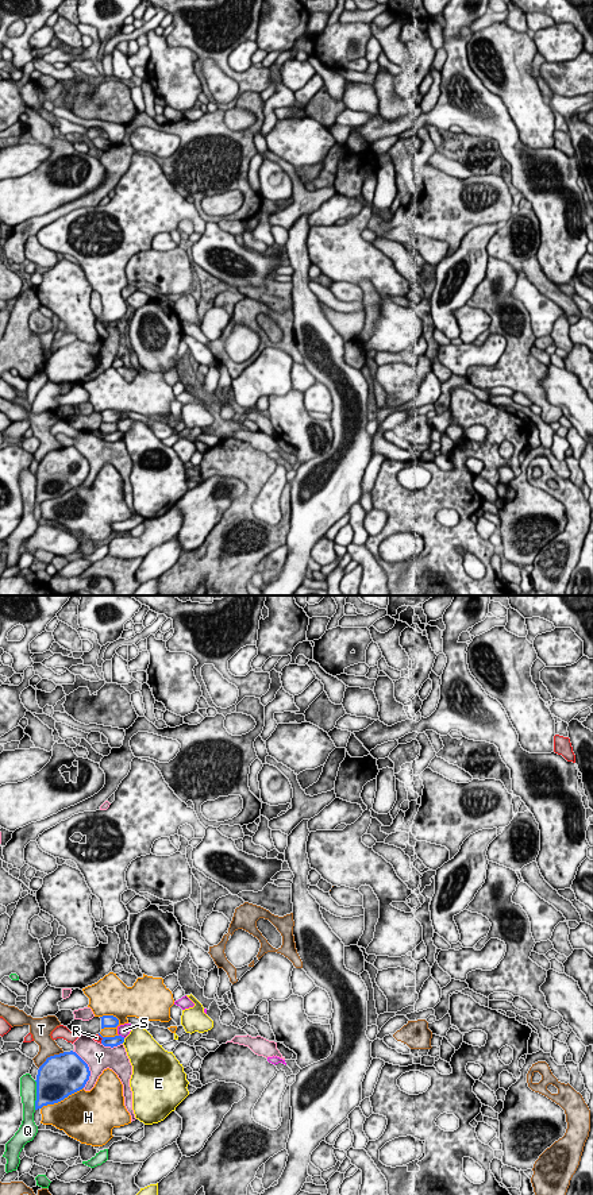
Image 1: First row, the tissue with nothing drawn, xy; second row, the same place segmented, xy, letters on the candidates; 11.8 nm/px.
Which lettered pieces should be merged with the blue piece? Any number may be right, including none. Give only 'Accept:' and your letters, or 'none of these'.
Accept: none of these

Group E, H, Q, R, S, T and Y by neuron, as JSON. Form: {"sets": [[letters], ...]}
{"sets": [["E"], ["H"], ["Q"], ["R"], ["S"], ["T"], ["Y"]]}

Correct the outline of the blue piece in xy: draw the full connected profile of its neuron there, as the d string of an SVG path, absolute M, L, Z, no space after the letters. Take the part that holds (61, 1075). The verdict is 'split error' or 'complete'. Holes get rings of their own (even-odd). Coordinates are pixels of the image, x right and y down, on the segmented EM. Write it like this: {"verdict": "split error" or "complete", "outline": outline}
{"verdict": "complete", "outline": "M73 1051L47 1057L35 1080L35 1110L58 1103L82 1090L89 1076L88 1064Z"}

